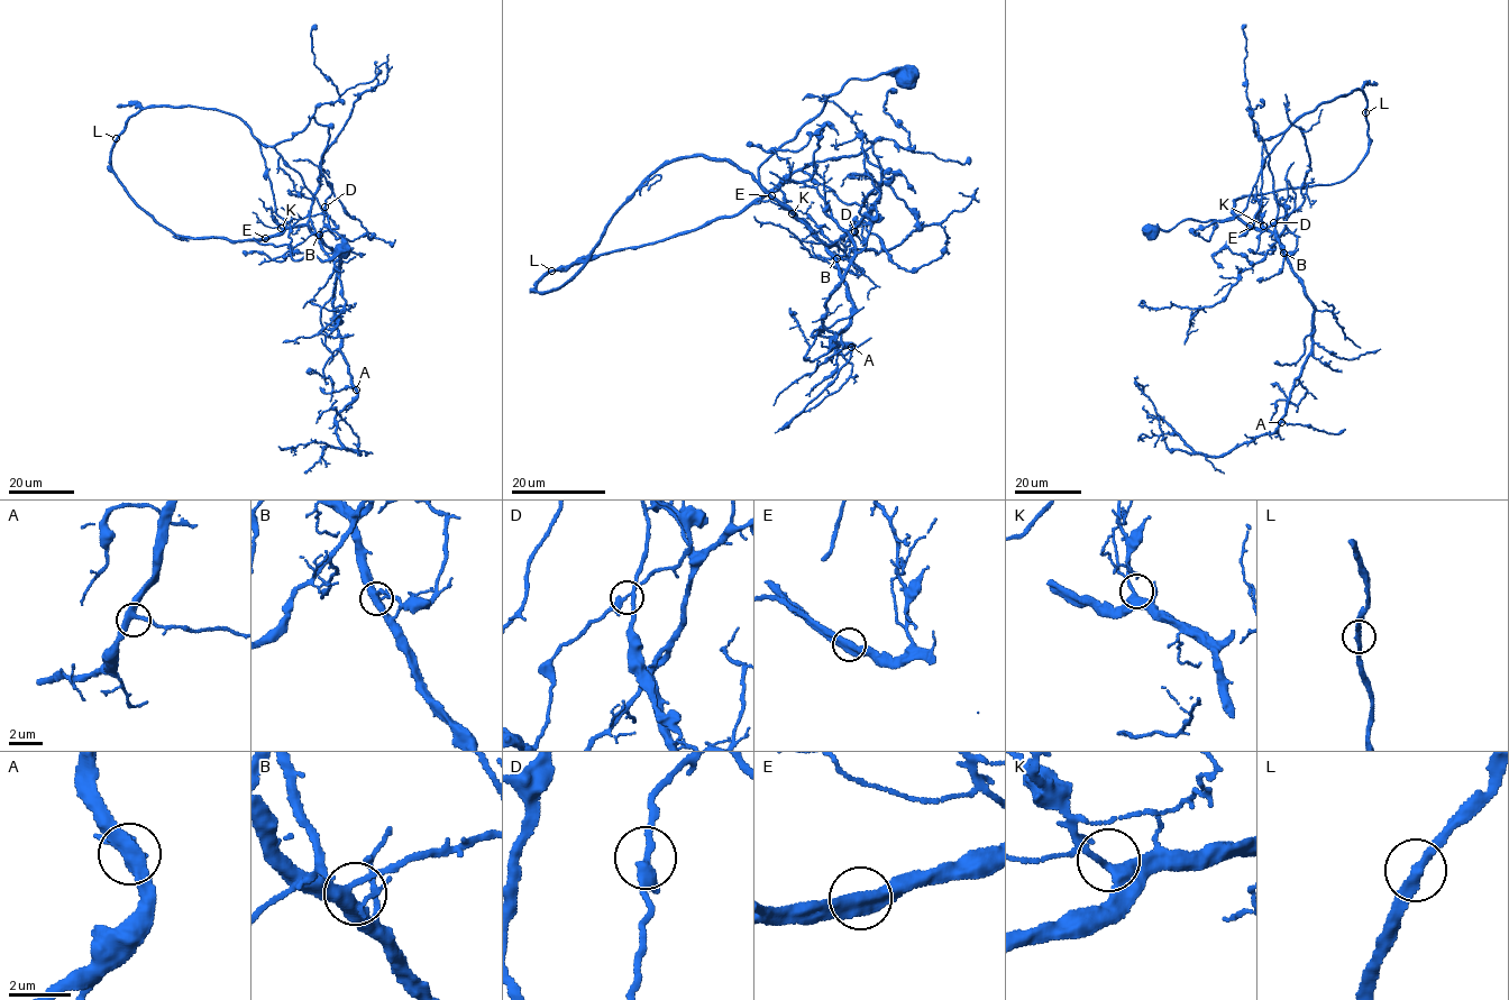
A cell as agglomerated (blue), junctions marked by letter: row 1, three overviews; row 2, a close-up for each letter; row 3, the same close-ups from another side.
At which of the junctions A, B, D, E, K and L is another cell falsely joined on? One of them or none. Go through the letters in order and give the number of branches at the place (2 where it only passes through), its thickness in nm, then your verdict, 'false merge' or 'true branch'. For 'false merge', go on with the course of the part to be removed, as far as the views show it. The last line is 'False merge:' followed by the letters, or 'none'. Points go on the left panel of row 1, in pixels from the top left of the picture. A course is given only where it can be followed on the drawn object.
A: branches 3; calibre 400 nm; true branch
B: branches 3; calibre 360 nm; true branch
D: branches 2; calibre 300 nm; true branch
E: branches 2; calibre 480 nm; true branch
K: branches 2; calibre 360 nm; true branch
L: branches 2; calibre 280 nm; true branch
False merge: none

